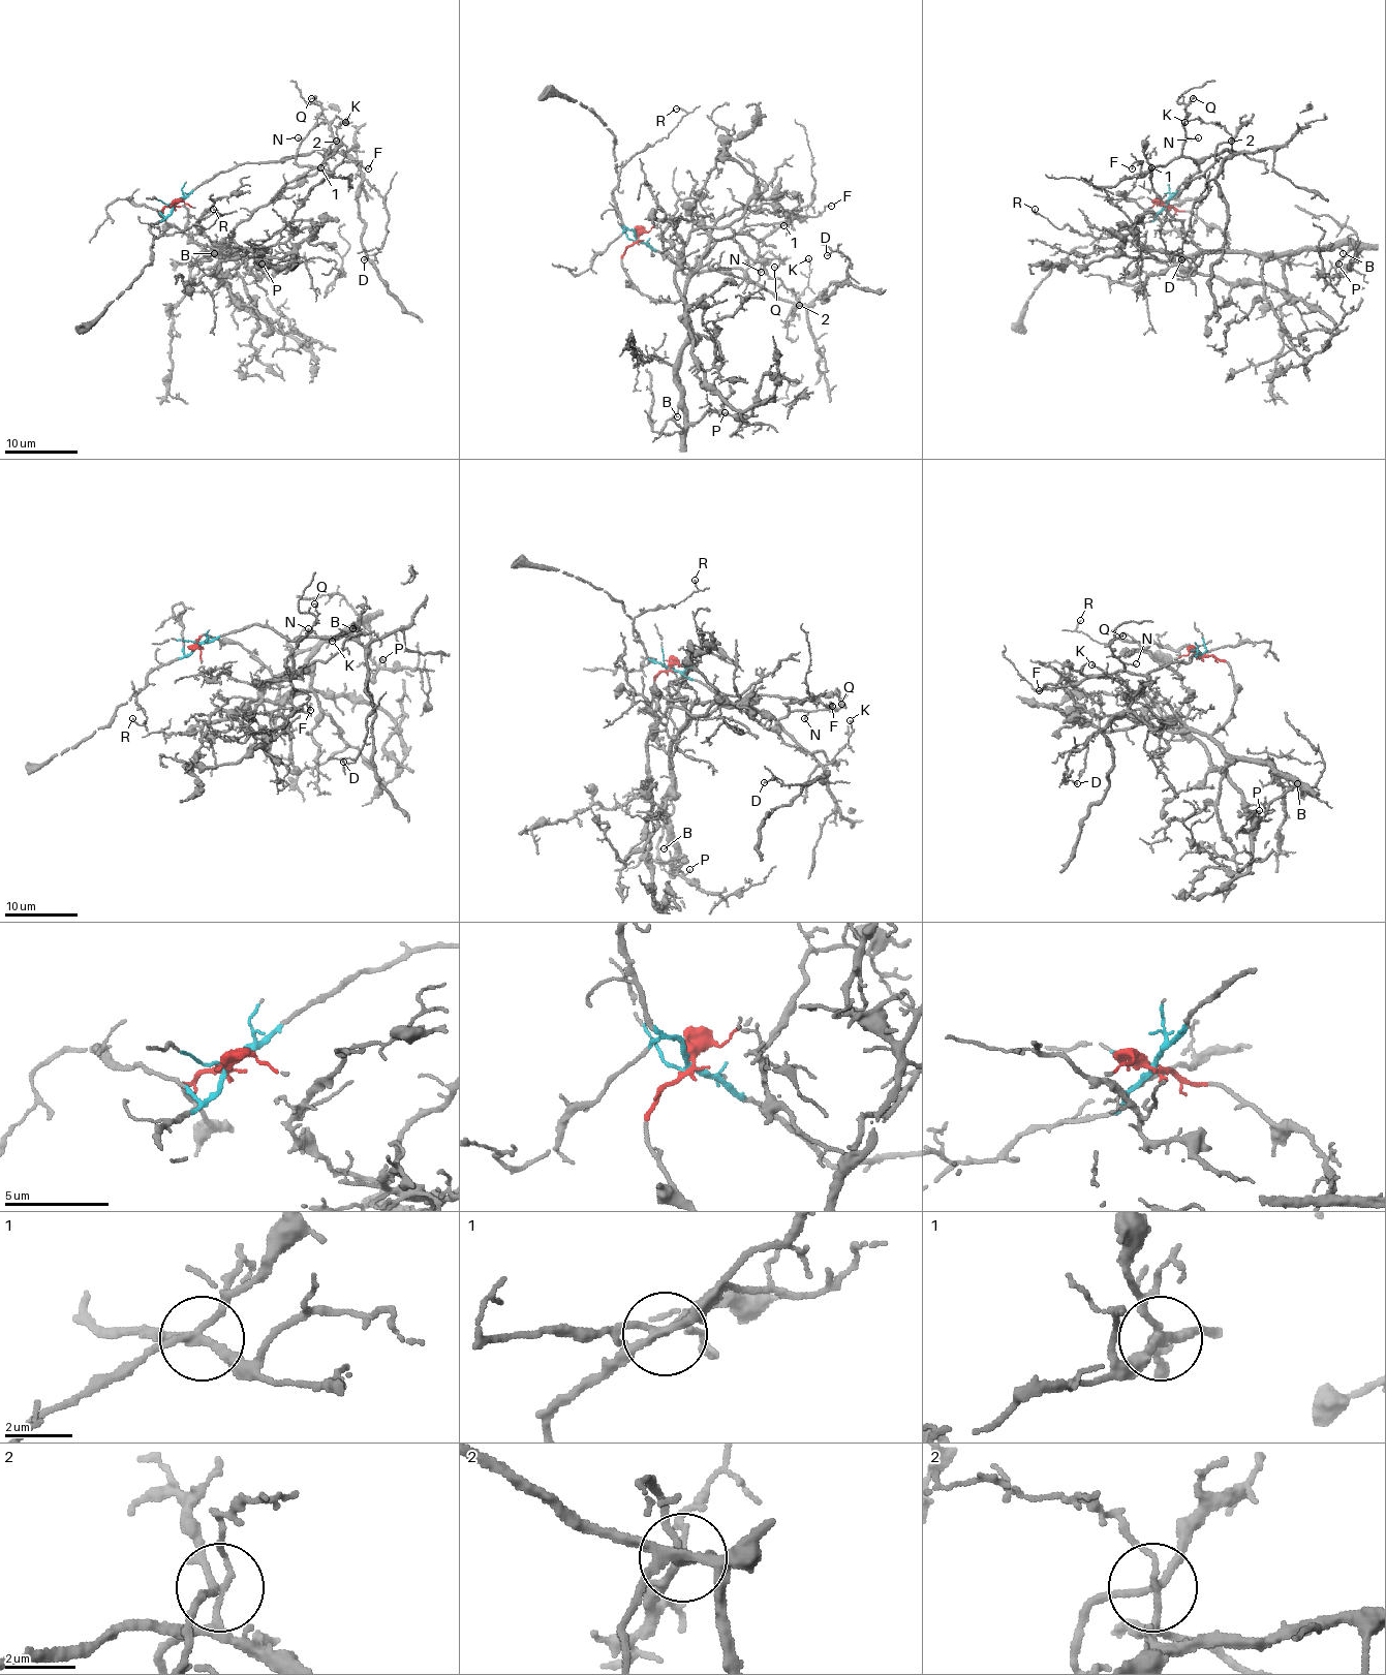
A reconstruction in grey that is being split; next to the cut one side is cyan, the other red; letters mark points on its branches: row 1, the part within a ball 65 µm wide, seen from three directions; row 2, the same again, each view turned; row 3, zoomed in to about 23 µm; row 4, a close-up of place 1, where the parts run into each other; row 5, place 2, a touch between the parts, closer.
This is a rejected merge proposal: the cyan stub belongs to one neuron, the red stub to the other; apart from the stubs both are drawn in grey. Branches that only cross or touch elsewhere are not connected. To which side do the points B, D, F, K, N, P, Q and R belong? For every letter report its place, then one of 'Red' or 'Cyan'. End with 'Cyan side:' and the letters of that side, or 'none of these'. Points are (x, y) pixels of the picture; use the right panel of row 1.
B: Place: (1343, 253). Red
D: Place: (1181, 259). Cyan
F: Place: (1132, 168). Cyan
K: Place: (1184, 122). Cyan
N: Place: (1198, 137). Cyan
P: Place: (1338, 264). Red
Q: Place: (1193, 98). Cyan
R: Place: (1035, 209). Cyan
Cyan side: D, F, K, N, Q, R

